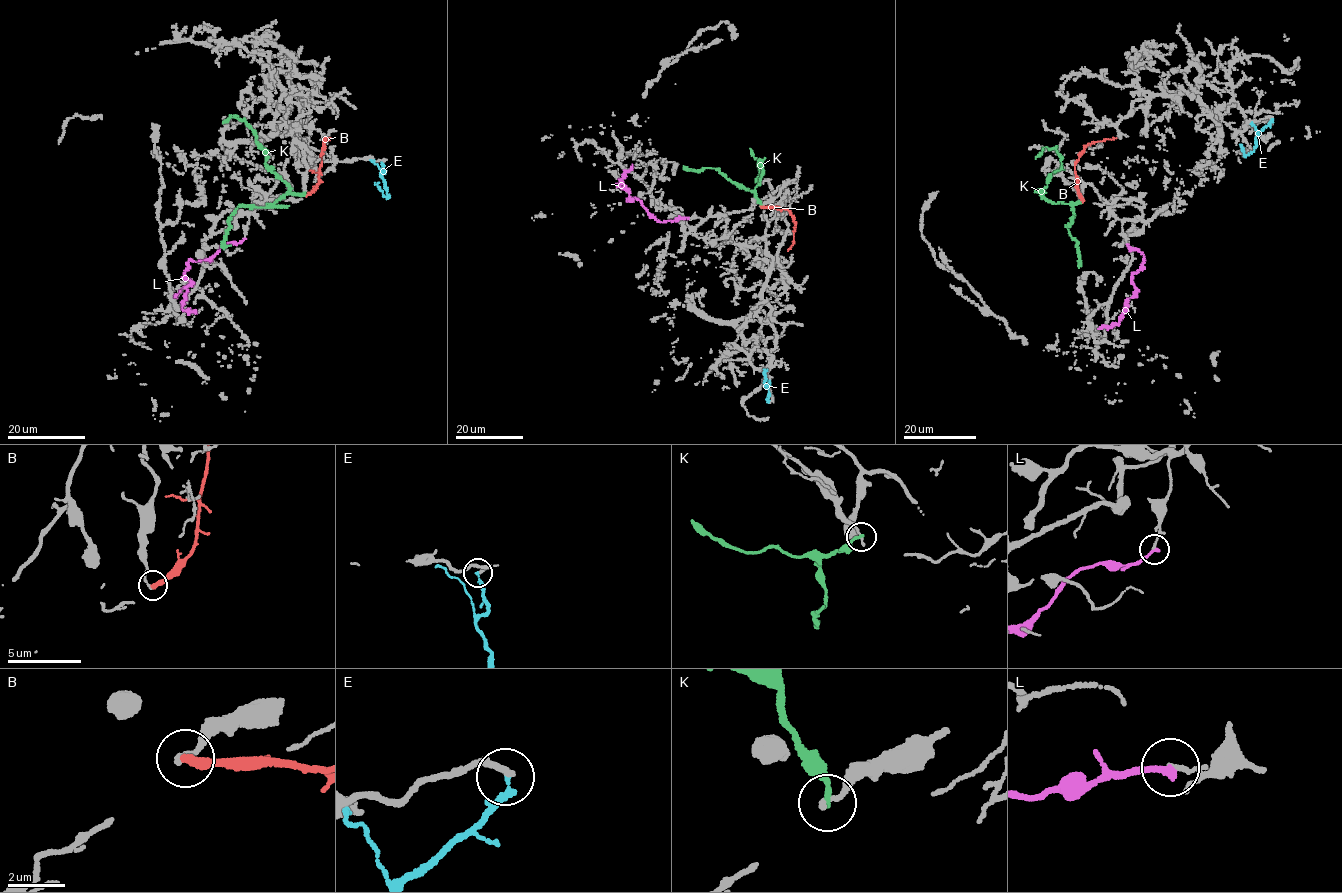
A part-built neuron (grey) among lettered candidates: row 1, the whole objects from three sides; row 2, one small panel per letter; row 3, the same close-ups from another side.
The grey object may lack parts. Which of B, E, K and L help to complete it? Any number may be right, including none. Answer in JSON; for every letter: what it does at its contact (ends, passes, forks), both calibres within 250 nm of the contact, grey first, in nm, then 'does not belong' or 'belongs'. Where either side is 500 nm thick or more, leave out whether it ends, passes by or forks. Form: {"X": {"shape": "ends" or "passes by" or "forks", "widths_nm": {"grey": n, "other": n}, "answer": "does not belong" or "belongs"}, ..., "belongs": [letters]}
{"B": {"shape": "ends", "widths_nm": {"grey": 160, "other": 340}, "answer": "does not belong"}, "E": {"shape": "ends", "widths_nm": {"grey": 240, "other": 200}, "answer": "does not belong"}, "K": {"shape": "ends", "widths_nm": {"grey": 190, "other": 200}, "answer": "does not belong"}, "L": {"shape": "ends", "widths_nm": {"grey": 140, "other": 240}, "answer": "does not belong"}, "belongs": []}

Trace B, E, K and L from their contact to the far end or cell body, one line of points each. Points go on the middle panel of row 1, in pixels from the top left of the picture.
B: (761, 206), (790, 211), (794, 234), (787, 251)
E: (768, 401), (763, 372), (767, 369)
K: (760, 206), (755, 186), (762, 165), (758, 165), (757, 179), (758, 159), (749, 148)
L: (688, 217), (659, 221), (638, 199), (629, 199), (628, 189), (619, 179), (630, 170), (632, 163)

